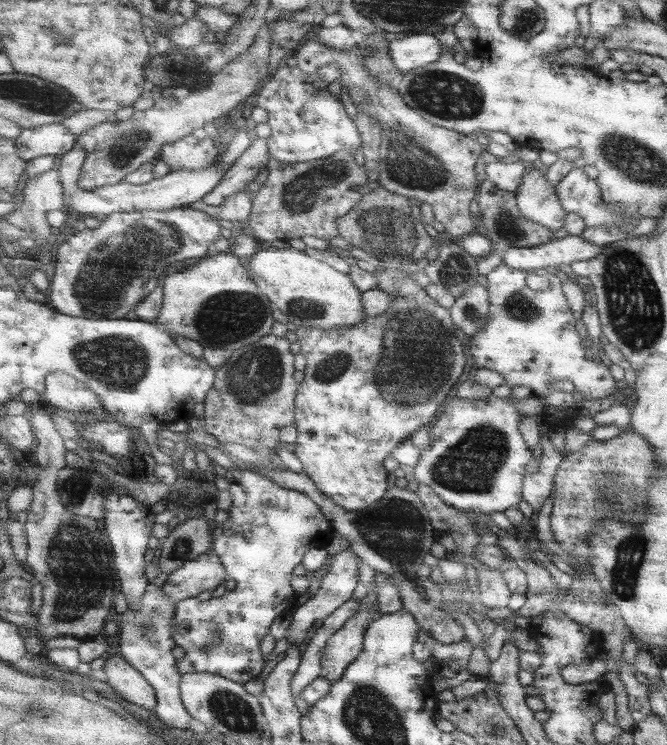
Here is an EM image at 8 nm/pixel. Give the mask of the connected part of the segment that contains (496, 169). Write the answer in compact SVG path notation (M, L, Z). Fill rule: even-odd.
M491 158L485 168L485 180L497 184L497 188L501 188L505 192L517 194L521 180L523 180L529 166L531 164L515 160L515 158L511 158L511 160L501 160L501 158L493 160Z

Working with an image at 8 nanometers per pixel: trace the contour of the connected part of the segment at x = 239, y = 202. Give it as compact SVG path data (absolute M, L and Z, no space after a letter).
M239 192L231 198L227 198L227 202L223 206L207 206L205 202L195 202L195 204L191 204L191 208L207 212L217 222L223 220L223 222L231 222L235 226L247 228L249 218L253 214L253 200L245 192Z

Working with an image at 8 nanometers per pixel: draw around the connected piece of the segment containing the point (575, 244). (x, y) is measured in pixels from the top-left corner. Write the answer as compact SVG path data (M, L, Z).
M567 236L539 248L517 248L517 250L511 248L507 250L507 254L501 256L501 262L507 266L513 266L515 270L541 274L549 266L553 268L559 268L563 264L573 266L579 262L595 260L597 256L601 256L601 248L589 244L587 240L579 236Z

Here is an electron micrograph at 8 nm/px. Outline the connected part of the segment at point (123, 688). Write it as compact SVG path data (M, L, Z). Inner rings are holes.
M121 656L109 658L107 666L107 680L109 686L119 692L119 696L147 712L155 712L155 706L159 704L155 688L149 684L149 680L145 680L145 676L127 660L123 660Z

